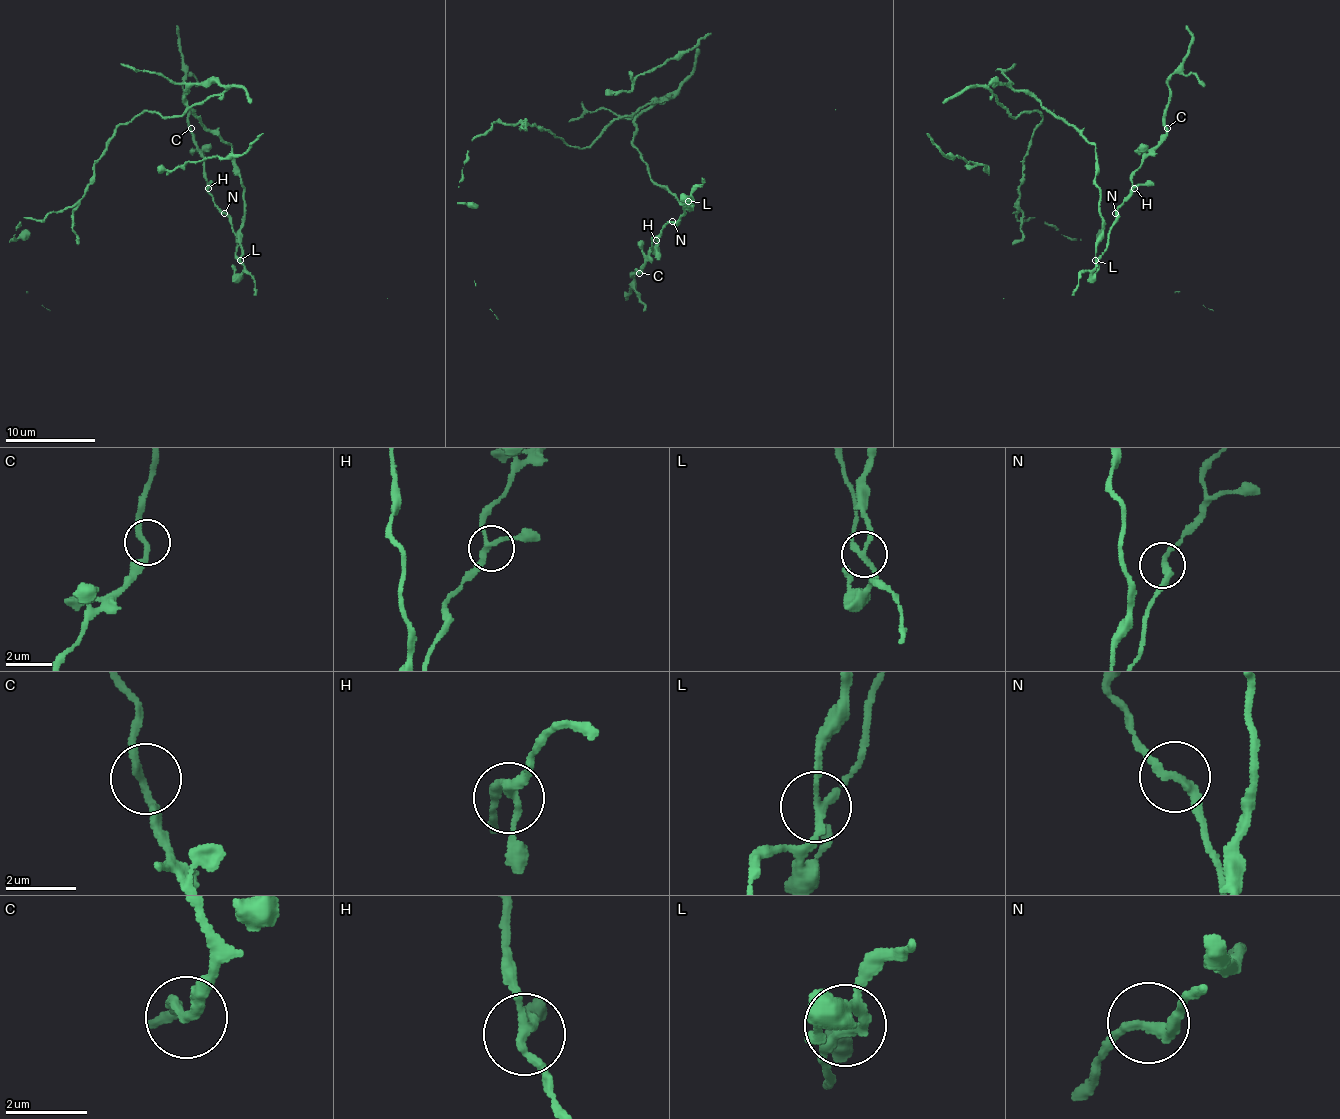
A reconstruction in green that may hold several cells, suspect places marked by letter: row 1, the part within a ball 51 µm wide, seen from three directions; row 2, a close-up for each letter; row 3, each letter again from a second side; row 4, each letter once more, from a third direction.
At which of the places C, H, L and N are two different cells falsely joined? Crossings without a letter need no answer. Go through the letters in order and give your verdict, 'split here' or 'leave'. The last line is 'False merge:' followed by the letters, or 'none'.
C: leave
H: leave
L: split here
N: leave
False merge: L

